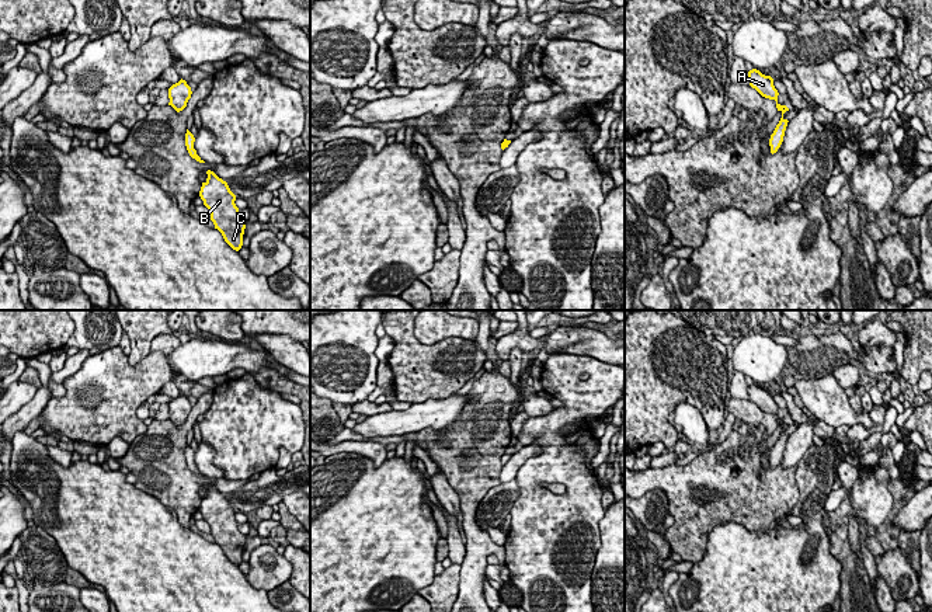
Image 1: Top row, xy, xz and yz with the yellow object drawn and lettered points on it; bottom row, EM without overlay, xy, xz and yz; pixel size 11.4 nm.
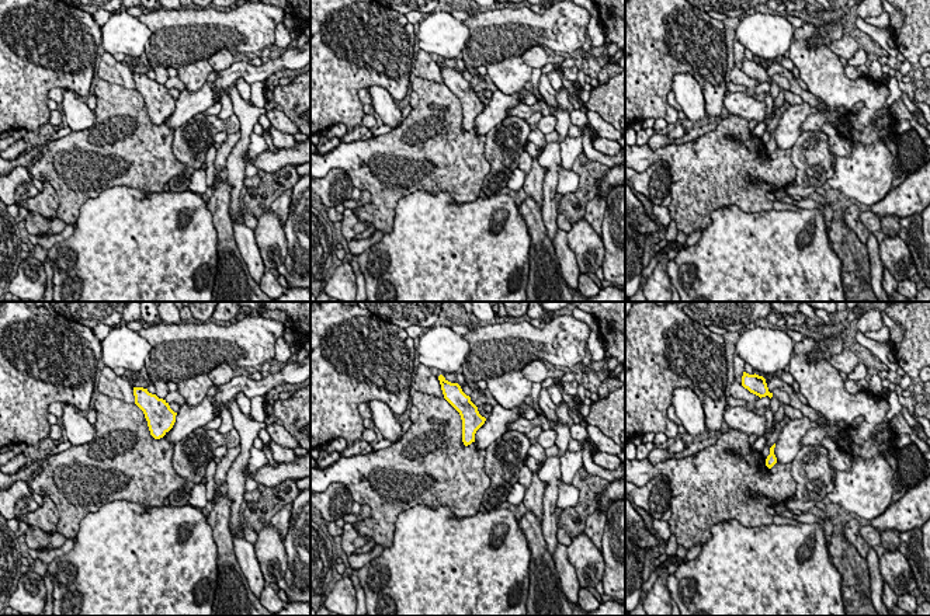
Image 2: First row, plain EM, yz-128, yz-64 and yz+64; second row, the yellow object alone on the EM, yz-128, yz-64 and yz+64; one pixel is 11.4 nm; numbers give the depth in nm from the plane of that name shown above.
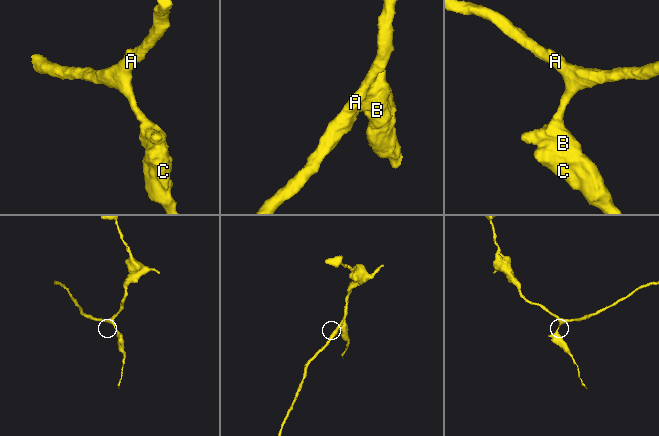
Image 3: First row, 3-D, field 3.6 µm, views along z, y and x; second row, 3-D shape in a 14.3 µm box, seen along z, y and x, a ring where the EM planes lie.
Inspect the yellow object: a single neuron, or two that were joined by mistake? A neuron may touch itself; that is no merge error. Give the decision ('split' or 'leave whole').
leave whole

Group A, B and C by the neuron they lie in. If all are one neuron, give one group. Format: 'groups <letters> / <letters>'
groups A B C

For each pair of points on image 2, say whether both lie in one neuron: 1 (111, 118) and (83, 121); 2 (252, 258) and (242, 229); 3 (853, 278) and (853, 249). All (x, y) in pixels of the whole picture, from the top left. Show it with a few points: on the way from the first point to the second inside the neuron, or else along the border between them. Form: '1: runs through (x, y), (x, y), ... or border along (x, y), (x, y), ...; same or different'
1: border along (96, 111), (96, 121), (90, 126), (73, 132); different
2: runs through (250, 251), (245, 236); same
3: runs through (853, 271), (853, 256); same

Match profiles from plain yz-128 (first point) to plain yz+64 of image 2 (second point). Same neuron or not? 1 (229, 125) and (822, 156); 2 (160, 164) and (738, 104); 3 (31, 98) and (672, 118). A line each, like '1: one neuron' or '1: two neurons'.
1: one neuron
2: two neurons
3: one neuron

